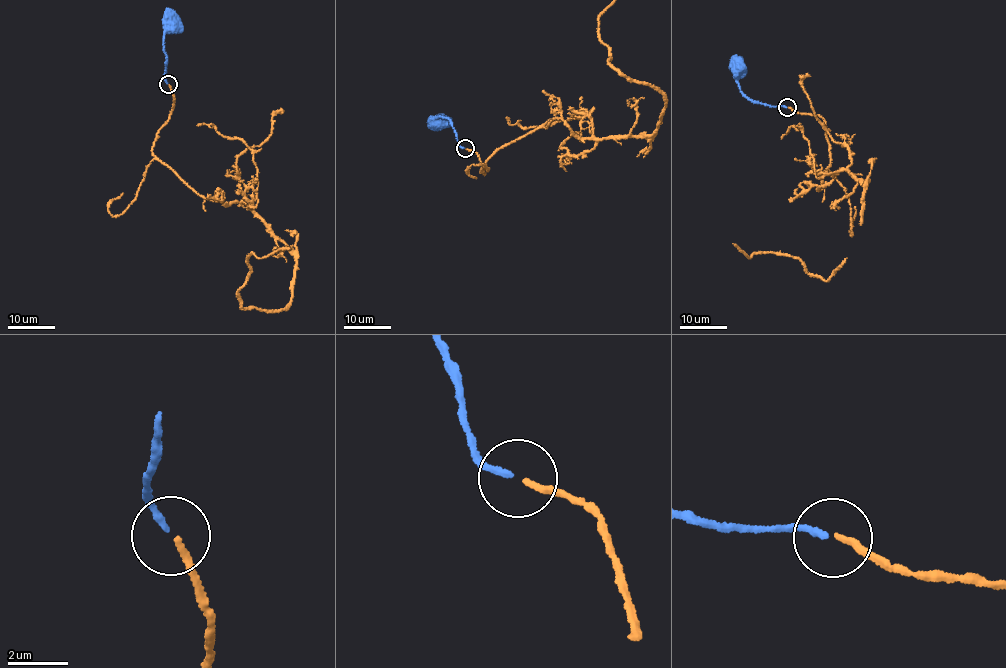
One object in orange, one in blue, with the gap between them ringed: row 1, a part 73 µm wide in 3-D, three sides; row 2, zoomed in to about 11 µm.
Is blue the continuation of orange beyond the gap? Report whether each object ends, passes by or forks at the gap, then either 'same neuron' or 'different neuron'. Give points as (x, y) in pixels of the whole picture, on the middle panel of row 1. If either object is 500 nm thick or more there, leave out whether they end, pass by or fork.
orange ends | blue ends | same neuron

